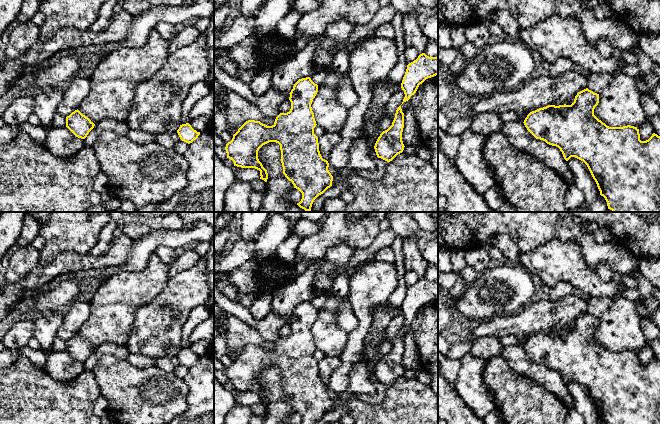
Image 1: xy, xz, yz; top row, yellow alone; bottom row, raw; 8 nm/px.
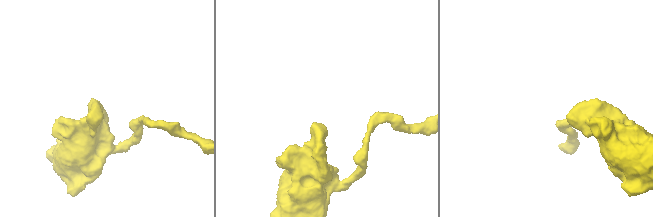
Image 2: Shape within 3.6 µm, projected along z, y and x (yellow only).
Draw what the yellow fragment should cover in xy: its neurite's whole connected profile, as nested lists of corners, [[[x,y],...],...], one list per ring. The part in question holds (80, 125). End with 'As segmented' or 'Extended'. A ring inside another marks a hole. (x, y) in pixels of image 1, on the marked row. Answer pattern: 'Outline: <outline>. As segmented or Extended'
Outline: [[[78,109],[66,117],[66,127],[78,138],[85,139],[95,124]]]. As segmented

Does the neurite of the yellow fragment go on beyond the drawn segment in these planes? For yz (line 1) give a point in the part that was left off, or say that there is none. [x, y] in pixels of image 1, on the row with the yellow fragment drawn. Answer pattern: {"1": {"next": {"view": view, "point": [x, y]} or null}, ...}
{"1": {"next": null}}

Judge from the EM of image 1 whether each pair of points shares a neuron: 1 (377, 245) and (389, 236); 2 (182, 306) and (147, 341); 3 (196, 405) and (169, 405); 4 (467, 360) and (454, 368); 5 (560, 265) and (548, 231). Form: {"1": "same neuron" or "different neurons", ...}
{"1": "same neuron", "2": "same neuron", "3": "different neurons", "4": "different neurons", "5": "different neurons"}

